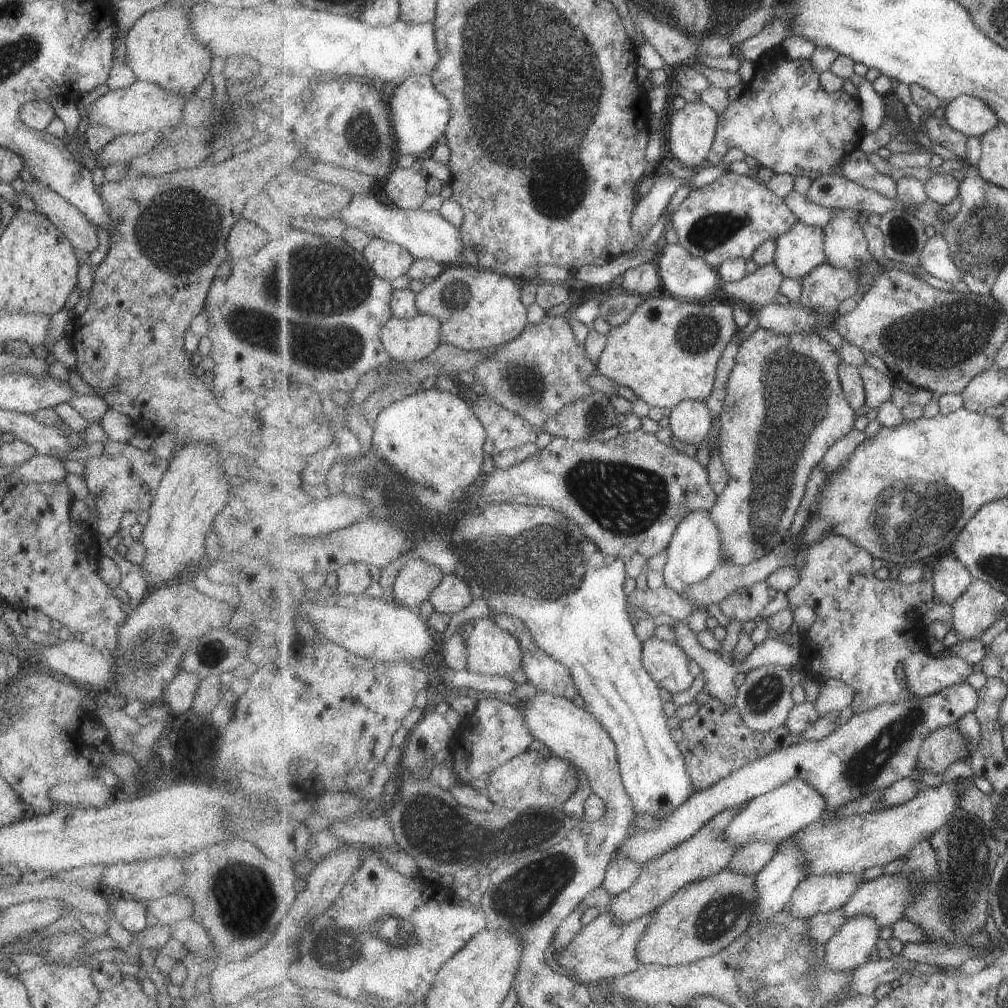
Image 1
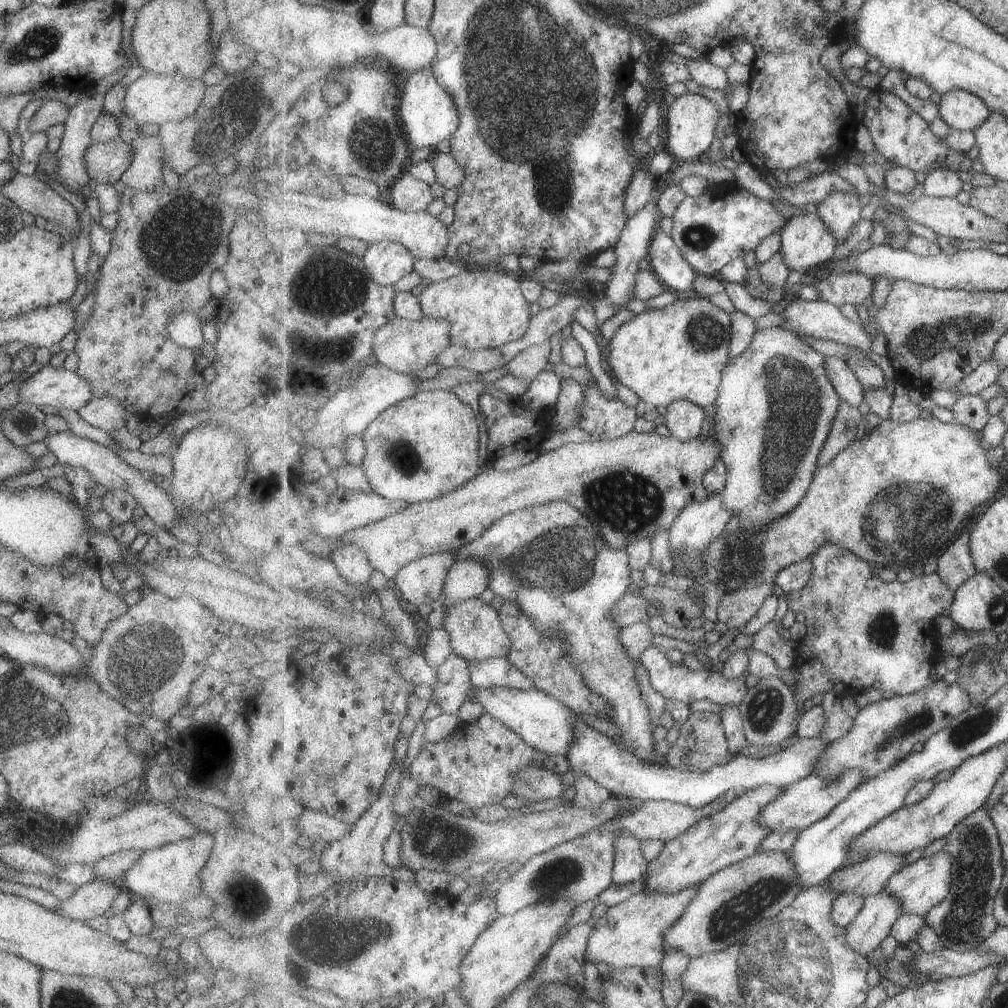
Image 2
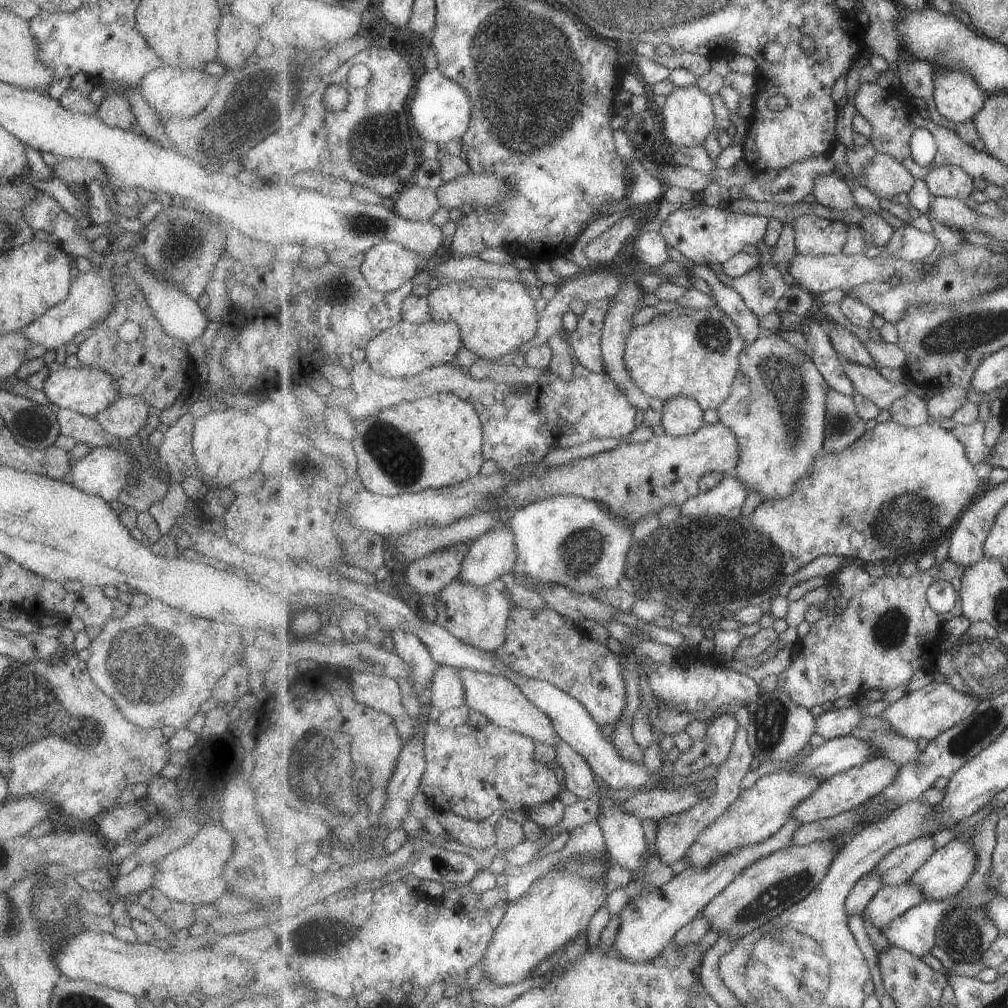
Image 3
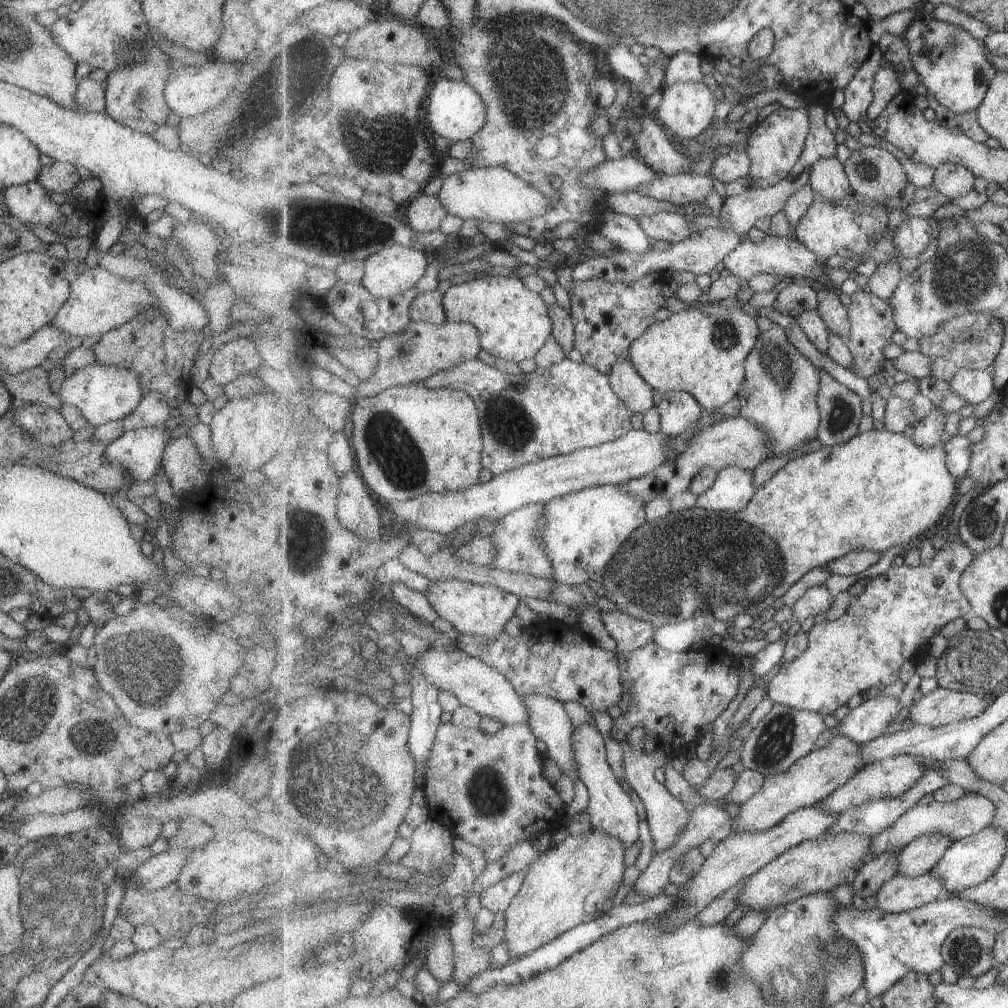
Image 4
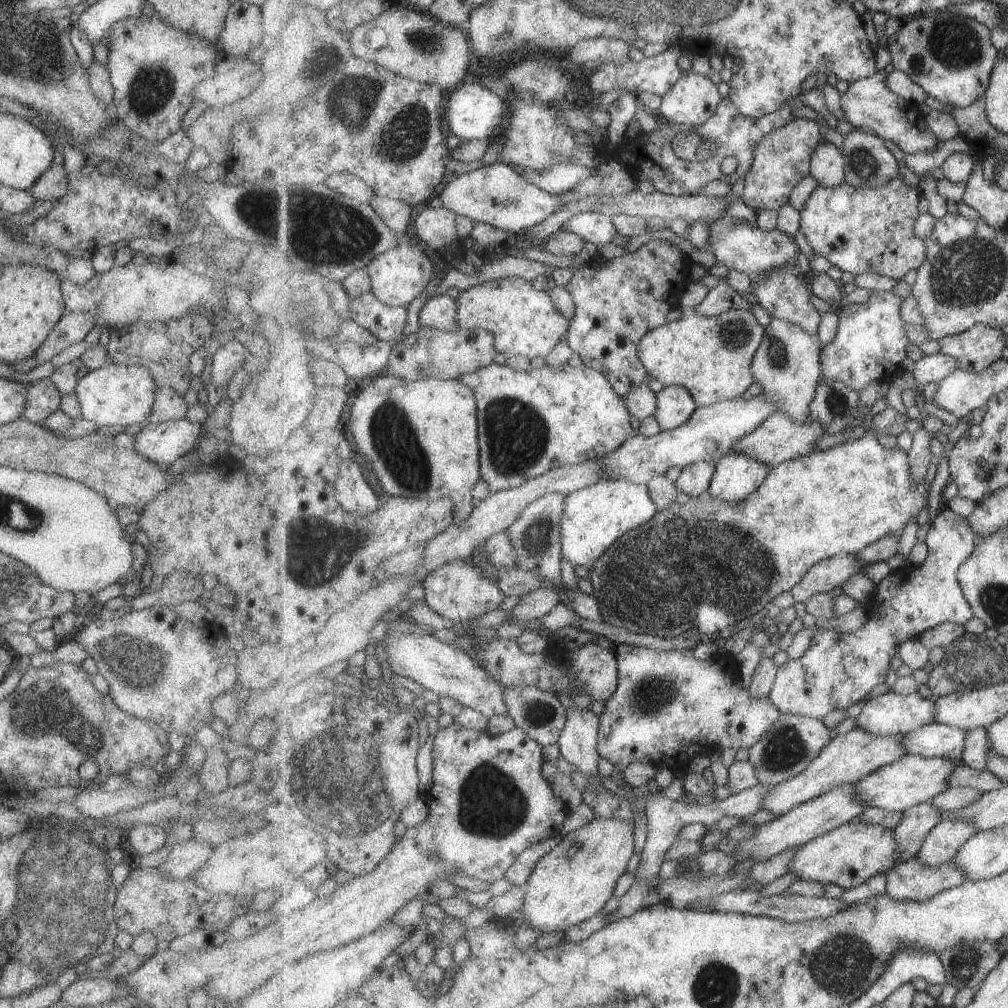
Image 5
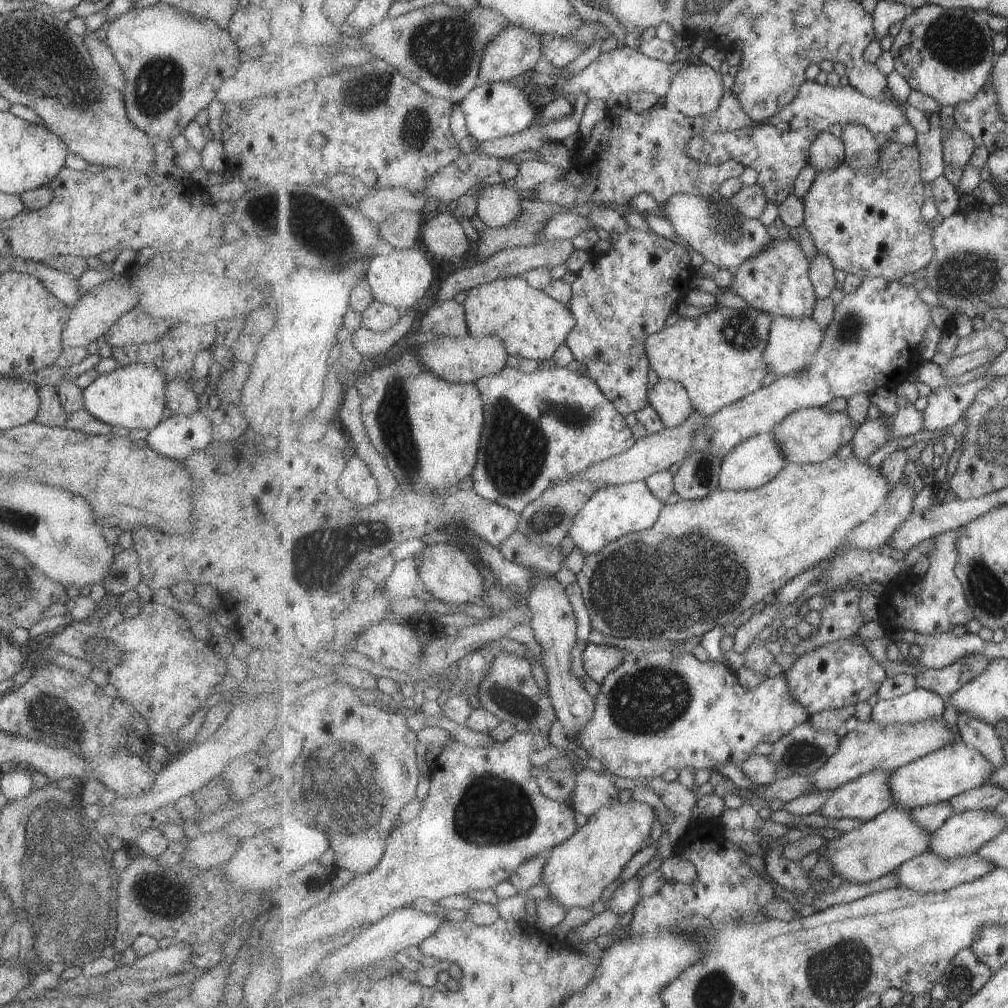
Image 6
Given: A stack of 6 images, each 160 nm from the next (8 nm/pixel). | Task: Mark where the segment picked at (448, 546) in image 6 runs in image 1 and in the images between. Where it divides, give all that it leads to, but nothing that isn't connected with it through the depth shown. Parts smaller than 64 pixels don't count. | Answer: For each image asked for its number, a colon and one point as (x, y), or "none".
1: (492, 650)
2: (475, 628)
3: (479, 616)
4: (471, 608)
5: (458, 591)

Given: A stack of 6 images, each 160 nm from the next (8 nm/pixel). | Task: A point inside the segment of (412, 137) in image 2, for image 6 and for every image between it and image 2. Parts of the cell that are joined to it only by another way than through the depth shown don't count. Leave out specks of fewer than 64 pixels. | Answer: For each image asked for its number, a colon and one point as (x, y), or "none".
3: (442, 108)
4: (455, 110)
5: (474, 112)
6: (495, 110)

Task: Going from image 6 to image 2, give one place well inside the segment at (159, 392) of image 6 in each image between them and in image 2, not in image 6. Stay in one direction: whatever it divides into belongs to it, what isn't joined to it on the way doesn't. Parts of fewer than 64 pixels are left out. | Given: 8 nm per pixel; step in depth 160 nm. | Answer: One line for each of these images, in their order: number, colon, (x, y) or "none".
2: (50, 386)
3: (88, 391)
4: (102, 393)
5: (114, 394)

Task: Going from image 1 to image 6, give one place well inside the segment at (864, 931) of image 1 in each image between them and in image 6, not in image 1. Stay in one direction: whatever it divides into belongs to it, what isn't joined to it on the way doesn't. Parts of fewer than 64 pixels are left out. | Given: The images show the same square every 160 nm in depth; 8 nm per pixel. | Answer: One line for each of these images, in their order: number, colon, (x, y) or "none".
2: (873, 924)
3: (891, 901)
4: (902, 893)
5: (913, 880)
6: (928, 873)

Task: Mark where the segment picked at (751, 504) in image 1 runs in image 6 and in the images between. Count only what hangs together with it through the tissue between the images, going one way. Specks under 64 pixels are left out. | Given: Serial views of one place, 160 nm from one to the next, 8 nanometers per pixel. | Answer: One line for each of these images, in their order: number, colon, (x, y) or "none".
2: (776, 407)
3: (778, 405)
4: (781, 390)
5: (788, 365)
6: (793, 344)

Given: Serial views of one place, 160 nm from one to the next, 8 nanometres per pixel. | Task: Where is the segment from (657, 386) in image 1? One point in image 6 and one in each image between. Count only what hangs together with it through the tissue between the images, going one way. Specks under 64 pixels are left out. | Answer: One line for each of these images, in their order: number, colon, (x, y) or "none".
2: (680, 352)
3: (688, 352)
4: (703, 350)
5: (713, 357)
6: (719, 356)

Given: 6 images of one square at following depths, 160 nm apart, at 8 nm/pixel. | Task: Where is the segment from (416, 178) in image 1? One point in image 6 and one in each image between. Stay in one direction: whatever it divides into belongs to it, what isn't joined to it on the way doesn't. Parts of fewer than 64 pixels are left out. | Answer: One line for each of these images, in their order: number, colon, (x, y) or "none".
2: (410, 194)
3: (418, 204)
4: (426, 214)
5: (437, 227)
6: (442, 234)

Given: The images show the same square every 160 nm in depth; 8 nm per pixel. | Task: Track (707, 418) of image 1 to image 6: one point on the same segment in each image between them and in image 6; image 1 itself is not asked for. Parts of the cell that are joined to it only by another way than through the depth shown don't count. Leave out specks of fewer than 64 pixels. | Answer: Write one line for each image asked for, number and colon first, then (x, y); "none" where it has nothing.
2: (684, 419)
3: (681, 415)
4: (680, 410)
5: (676, 404)
6: (671, 399)

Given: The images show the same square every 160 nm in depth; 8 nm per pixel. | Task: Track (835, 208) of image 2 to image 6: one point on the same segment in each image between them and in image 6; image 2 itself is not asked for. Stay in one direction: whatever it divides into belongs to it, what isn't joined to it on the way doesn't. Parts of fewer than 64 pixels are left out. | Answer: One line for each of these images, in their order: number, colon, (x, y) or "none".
3: (832, 191)
4: (829, 178)
5: (828, 164)
6: (827, 152)

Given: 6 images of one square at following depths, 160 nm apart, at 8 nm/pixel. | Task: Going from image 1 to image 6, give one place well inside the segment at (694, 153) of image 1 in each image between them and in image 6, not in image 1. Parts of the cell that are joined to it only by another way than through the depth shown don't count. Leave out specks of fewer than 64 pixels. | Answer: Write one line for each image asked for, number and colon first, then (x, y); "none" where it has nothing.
2: (692, 119)
3: (688, 115)
4: (687, 108)
5: (694, 99)
6: (697, 89)

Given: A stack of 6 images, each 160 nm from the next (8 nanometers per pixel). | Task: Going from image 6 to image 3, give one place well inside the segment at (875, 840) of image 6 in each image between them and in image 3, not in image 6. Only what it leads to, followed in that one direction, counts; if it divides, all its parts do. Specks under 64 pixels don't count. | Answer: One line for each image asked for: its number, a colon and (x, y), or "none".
3: (768, 888)
4: (821, 864)
5: (849, 855)

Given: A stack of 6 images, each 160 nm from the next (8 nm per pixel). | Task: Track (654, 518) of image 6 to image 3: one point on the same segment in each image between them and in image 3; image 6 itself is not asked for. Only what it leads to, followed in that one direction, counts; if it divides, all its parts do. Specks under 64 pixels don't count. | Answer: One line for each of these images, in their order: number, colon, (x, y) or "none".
3: (568, 540)
4: (584, 529)
5: (596, 517)

